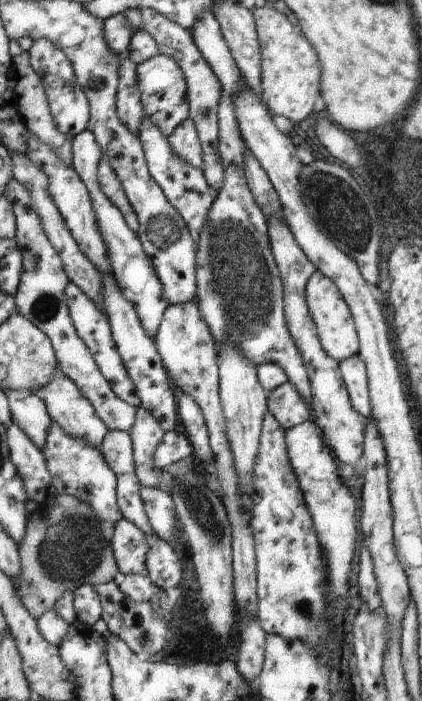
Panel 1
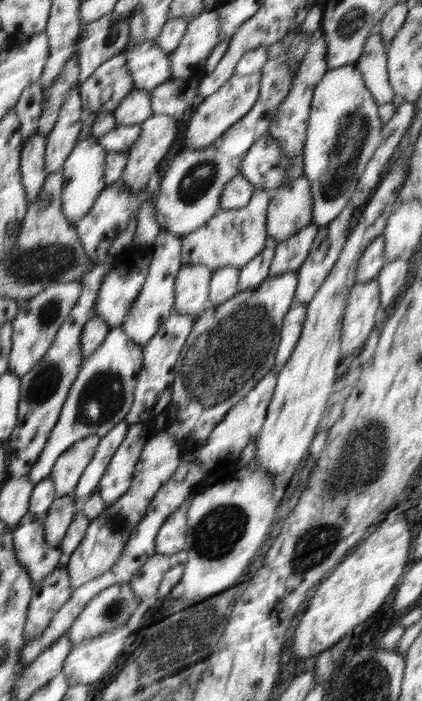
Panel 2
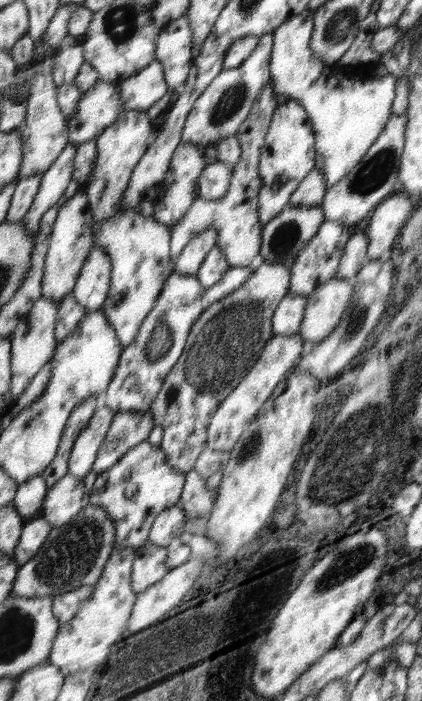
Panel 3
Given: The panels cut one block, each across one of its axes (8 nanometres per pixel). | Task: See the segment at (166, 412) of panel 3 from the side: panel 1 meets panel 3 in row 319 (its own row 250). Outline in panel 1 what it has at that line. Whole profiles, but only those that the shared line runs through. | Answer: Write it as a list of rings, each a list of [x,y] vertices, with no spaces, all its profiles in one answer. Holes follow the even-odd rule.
[[[231,164],[225,167],[224,182],[221,190],[218,190],[208,216],[206,224],[200,230],[200,236],[196,241],[196,297],[198,310],[206,326],[210,328],[210,334],[214,337],[214,344],[232,346],[244,354],[248,362],[254,366],[259,364],[276,364],[288,377],[288,382],[298,389],[310,409],[312,409],[312,389],[310,380],[306,376],[306,368],[302,362],[302,354],[296,346],[296,342],[290,336],[290,330],[286,326],[284,318],[283,282],[280,278],[279,268],[276,264],[267,227],[267,217],[260,210],[248,183],[245,170],[241,166]]]

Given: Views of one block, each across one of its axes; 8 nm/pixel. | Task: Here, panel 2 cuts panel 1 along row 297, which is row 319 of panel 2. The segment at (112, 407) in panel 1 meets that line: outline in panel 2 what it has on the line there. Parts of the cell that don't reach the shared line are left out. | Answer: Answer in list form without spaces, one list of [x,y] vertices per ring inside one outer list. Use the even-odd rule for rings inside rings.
[[[78,279],[74,282],[50,285],[40,294],[36,294],[34,298],[21,302],[17,315],[11,322],[12,336],[8,372],[19,377],[24,376],[42,360],[81,292],[82,283]]]

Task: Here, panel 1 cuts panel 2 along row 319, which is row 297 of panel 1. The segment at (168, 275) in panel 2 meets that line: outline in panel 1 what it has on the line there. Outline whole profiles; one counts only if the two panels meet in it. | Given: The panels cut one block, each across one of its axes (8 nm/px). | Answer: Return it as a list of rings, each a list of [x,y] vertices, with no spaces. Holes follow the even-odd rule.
[[[84,130],[73,138],[72,155],[72,168],[80,176],[80,180],[84,182],[84,186],[86,186],[90,195],[98,230],[104,244],[106,244],[106,250],[108,250],[112,275],[116,279],[116,284],[119,286],[122,296],[134,306],[142,328],[145,328],[146,334],[154,340],[160,323],[163,321],[165,310],[168,308],[168,300],[164,296],[164,288],[162,288],[162,284],[160,284],[160,280],[156,276],[156,270],[154,270],[148,254],[144,252],[136,233],[128,228],[124,216],[120,214],[120,210],[108,200],[108,196],[104,196],[104,192],[98,186],[98,164],[100,164],[100,158],[102,158],[103,154],[92,132]]]

